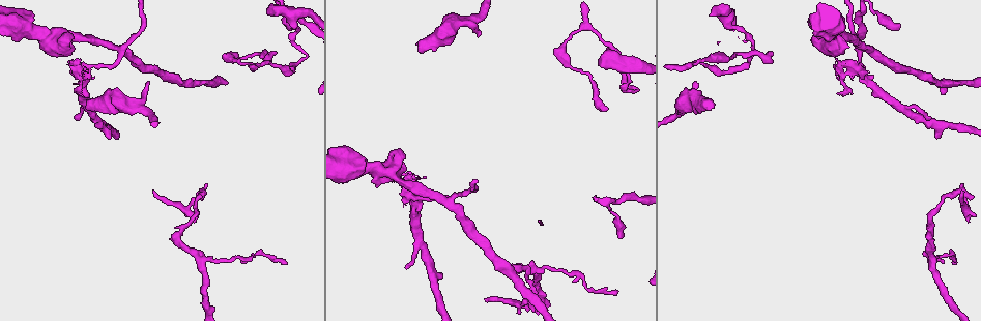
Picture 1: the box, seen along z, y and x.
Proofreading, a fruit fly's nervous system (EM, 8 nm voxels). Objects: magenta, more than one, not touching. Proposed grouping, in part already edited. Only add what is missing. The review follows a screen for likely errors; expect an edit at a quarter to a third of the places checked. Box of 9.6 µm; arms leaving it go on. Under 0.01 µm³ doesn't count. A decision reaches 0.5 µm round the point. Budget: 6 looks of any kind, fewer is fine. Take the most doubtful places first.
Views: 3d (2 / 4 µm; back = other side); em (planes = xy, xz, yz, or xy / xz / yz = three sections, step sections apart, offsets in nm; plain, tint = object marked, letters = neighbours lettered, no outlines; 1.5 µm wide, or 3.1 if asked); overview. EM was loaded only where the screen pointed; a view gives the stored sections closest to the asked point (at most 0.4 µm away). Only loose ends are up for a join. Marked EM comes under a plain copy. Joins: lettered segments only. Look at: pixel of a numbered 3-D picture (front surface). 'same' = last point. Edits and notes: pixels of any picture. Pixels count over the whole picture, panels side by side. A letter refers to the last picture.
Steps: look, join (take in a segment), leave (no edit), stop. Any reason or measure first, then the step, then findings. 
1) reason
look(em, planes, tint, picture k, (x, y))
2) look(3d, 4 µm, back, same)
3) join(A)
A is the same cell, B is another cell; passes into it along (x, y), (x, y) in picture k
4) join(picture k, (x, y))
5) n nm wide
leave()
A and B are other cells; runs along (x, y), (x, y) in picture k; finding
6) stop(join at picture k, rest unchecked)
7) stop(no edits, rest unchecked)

long arm stops here
look(3d, 4 µm, back, picture 1, (285, 264))

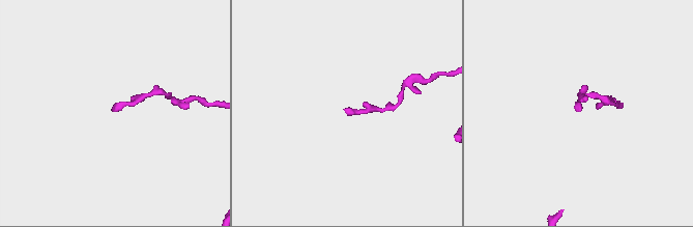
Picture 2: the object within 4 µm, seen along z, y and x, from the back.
shape alone is not enough
look(em, planes, letters, picture 2, (347, 110))

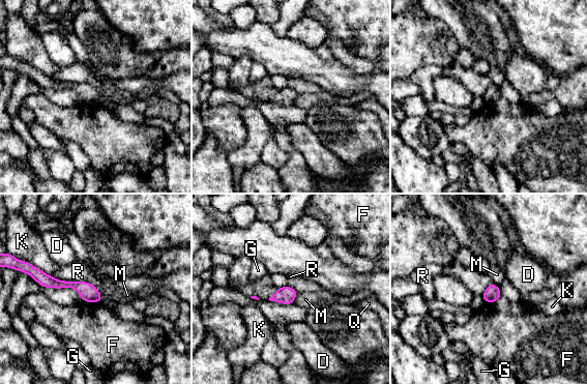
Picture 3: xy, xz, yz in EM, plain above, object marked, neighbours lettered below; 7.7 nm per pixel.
R touches over 400 nm
leave()
D, F, G, K, M, Q and R are other cells; no lettered segment goes on from it

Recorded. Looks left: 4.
look(em, xy, step 8, letters, picture 1, (710, 108))

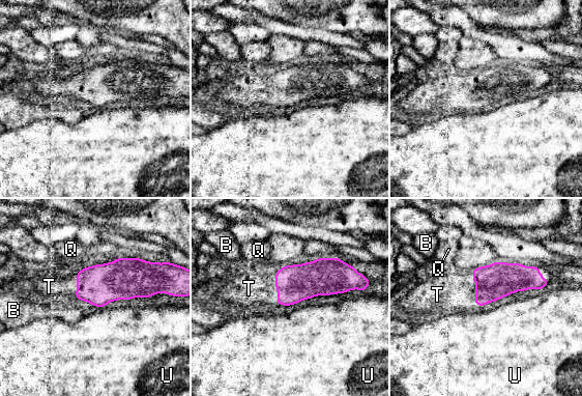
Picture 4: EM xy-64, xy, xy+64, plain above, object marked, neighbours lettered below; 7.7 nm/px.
T touches over 70 nm
join(T)
T is the same cell, B, Q and U are other cells; passes into it along (294, 283), (275, 284), (249, 288) in picture 4; the neuron continues

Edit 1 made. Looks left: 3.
look(overview)

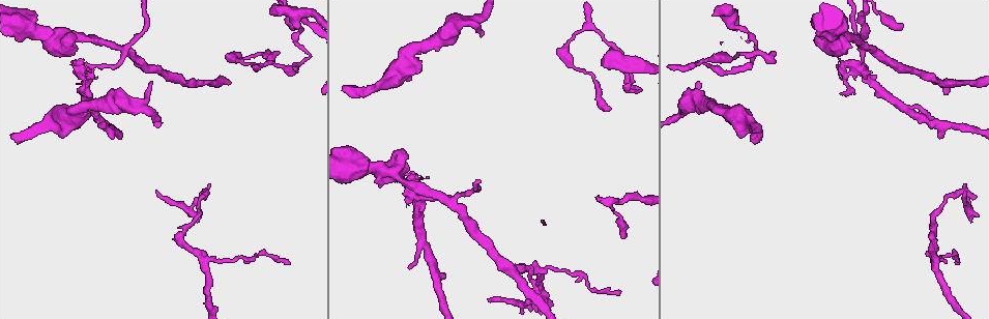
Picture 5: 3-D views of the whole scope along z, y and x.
stops while still wide
look(em, xz, step 8, letters, picture 5, (270, 10))

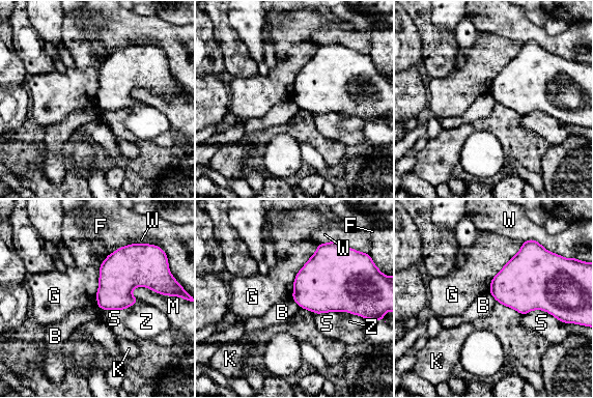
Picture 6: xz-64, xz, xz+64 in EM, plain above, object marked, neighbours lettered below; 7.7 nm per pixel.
look(em, planes, letters, same)

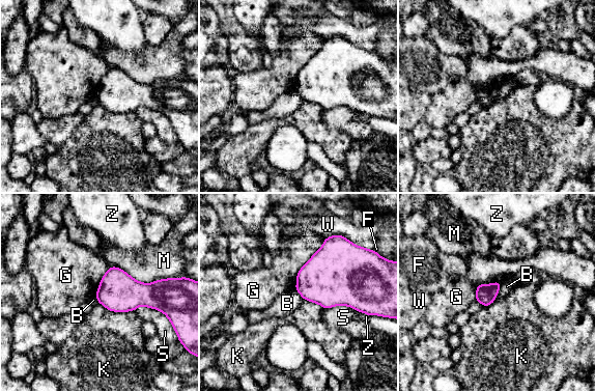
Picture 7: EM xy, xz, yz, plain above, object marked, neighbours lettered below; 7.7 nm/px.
G touches over 460 nm
leave()
B, F, G, K, M, S, W and Z are other cells; border along (324, 239), (298, 272), (294, 289) in picture 7; no lettered segment goes on from it

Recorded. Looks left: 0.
stop(join at picture 4, rest unchecked)

